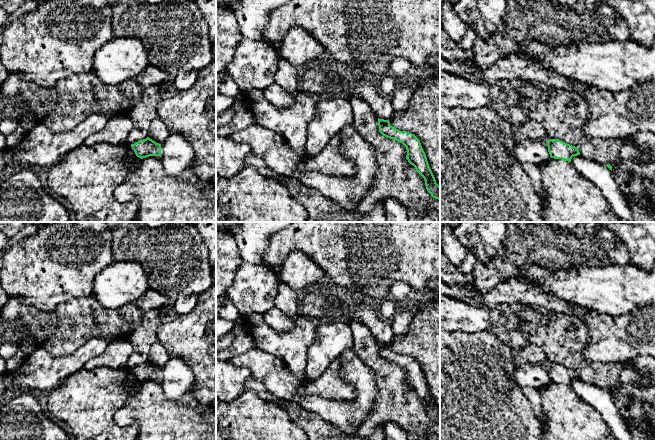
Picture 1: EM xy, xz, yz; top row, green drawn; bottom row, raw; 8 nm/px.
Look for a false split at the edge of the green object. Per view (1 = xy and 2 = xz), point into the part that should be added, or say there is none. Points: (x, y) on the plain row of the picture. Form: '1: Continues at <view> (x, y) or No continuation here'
1: No continuation here
2: No continuation here

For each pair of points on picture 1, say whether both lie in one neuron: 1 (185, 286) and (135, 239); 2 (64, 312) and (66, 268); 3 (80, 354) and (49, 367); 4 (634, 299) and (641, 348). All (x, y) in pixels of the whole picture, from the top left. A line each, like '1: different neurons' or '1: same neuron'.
1: same neuron
2: different neurons
3: same neuron
4: different neurons

